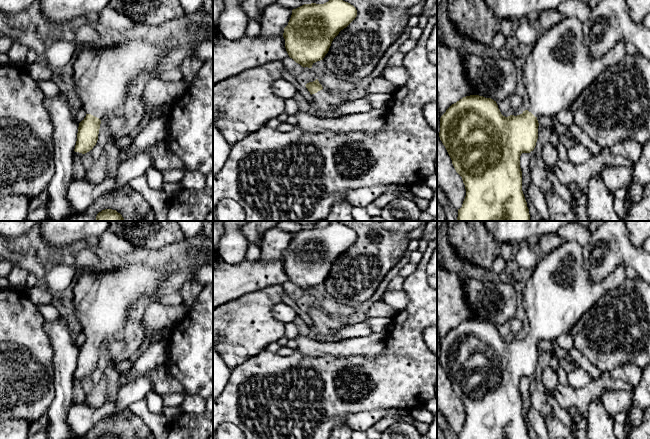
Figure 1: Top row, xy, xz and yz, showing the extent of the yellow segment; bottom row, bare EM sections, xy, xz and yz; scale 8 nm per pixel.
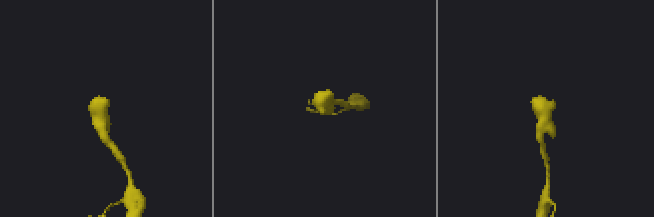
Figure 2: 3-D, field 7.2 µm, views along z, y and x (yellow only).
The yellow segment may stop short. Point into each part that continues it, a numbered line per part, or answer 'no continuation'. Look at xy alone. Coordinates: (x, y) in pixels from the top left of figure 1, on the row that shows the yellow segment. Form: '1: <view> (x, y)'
1: xy (101, 77)

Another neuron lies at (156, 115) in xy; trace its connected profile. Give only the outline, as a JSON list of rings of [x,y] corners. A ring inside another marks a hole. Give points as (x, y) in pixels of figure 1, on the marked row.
[[[154,110],[151,114],[145,113],[144,116],[139,121],[138,125],[140,126],[140,130],[142,131],[151,122],[162,120],[164,118],[168,118],[168,117],[165,114],[163,114],[160,110]]]

